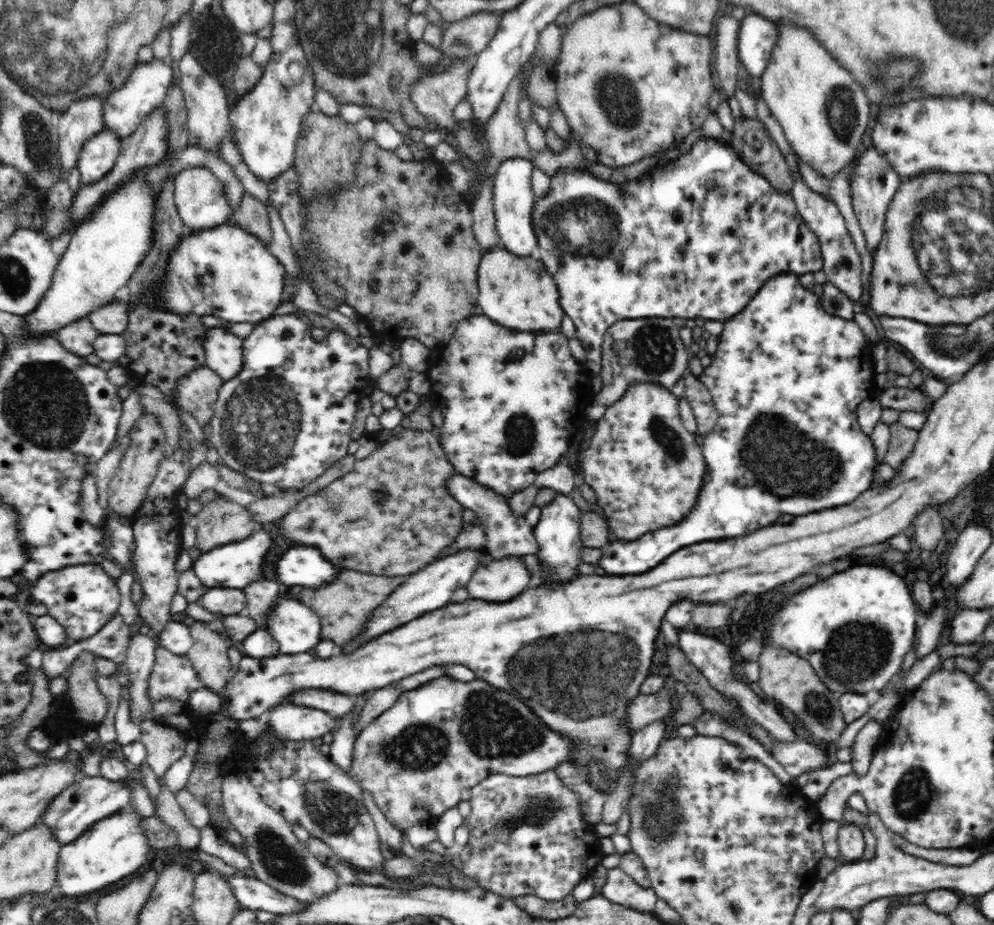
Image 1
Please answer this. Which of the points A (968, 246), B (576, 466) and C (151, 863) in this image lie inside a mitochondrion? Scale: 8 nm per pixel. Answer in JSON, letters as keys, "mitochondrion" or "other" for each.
{"A":"mitochondrion","B":"other","C":"other"}

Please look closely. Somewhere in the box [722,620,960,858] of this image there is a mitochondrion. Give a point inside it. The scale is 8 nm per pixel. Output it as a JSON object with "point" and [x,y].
{"point":[913,795]}

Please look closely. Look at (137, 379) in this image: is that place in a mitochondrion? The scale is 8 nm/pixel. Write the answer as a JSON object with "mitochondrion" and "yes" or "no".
{"mitochondrion":"no"}

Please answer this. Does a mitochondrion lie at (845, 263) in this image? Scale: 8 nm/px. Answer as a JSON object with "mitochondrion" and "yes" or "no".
{"mitochondrion":"no"}

